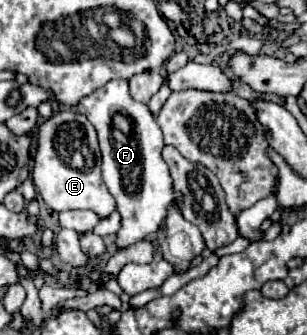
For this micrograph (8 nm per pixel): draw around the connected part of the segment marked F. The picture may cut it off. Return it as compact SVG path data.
M110 80L104 88L94 90L78 102L82 112L96 128L102 152L102 178L116 200L120 214L120 230L116 234L118 250L124 250L140 240L150 240L156 246L158 228L166 220L170 206L182 204L182 194L174 190L168 166L162 158L162 130L146 104L136 102L122 80Z

